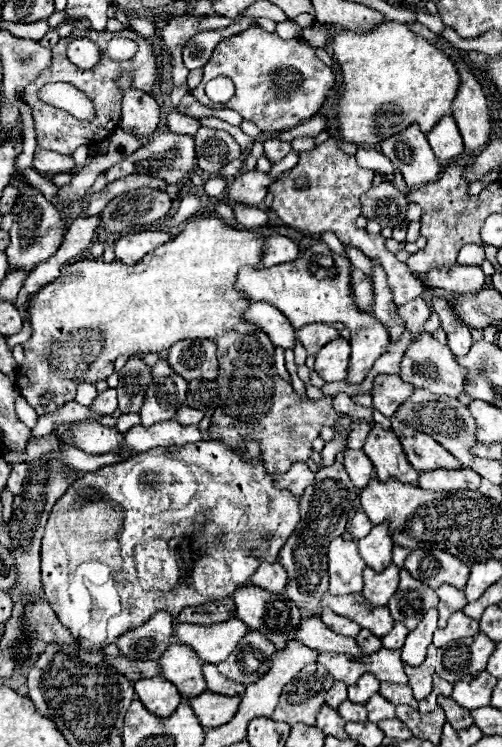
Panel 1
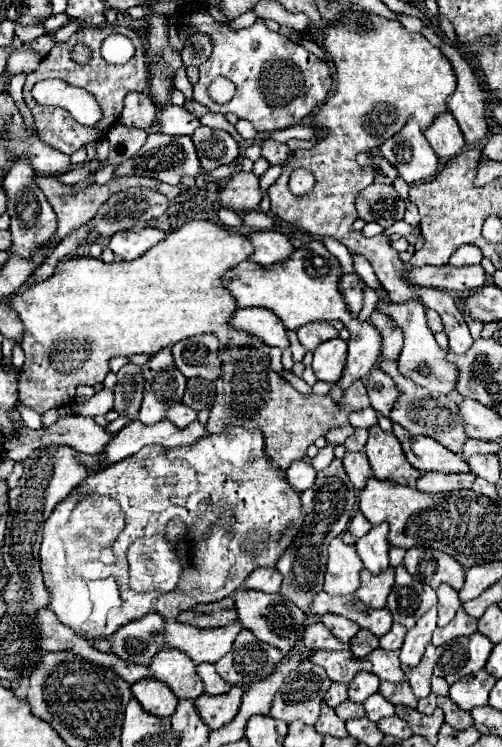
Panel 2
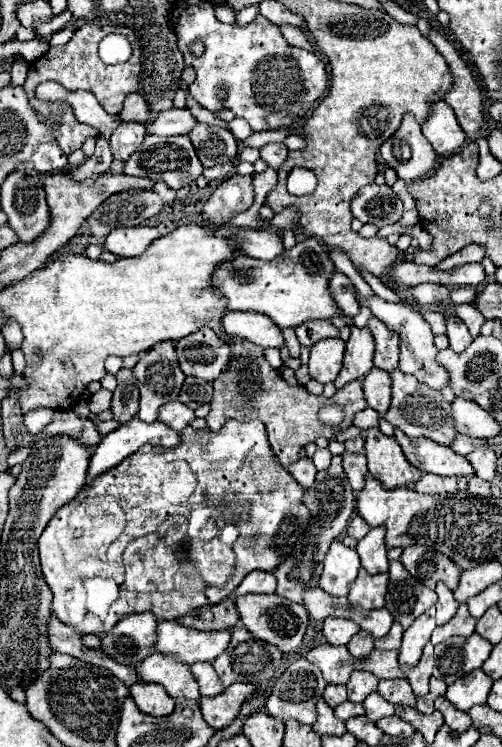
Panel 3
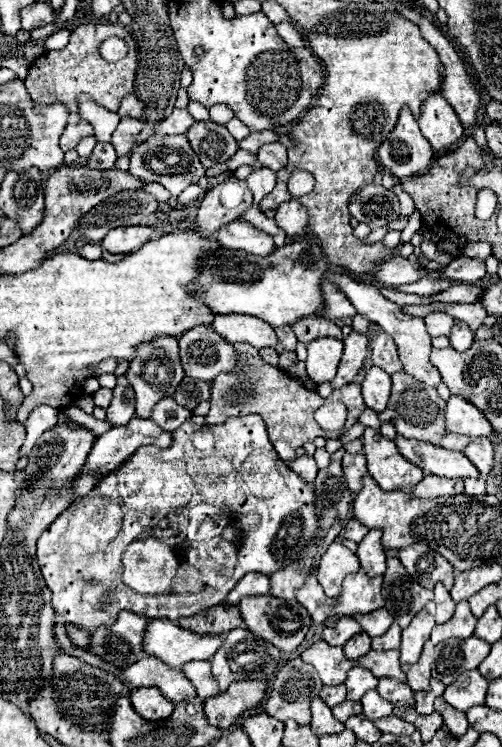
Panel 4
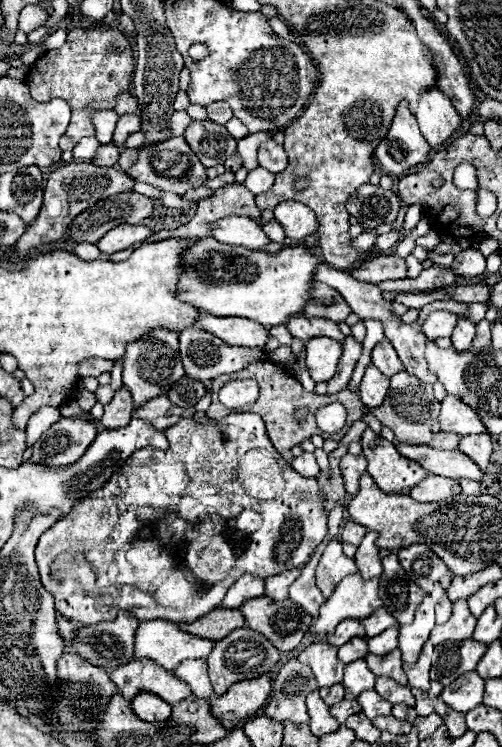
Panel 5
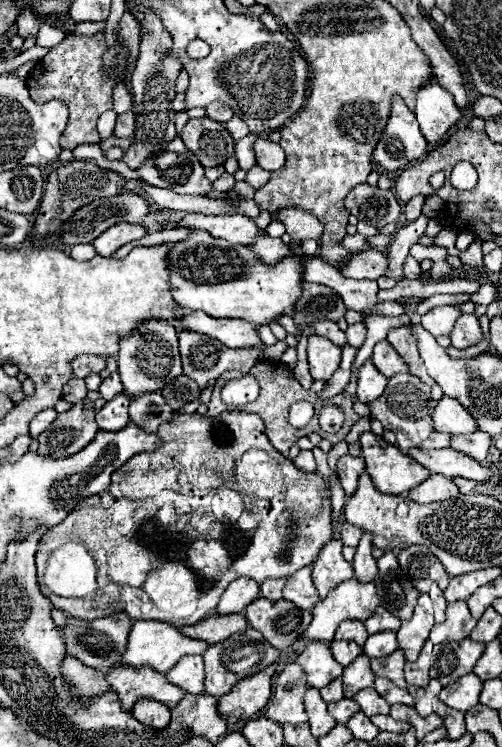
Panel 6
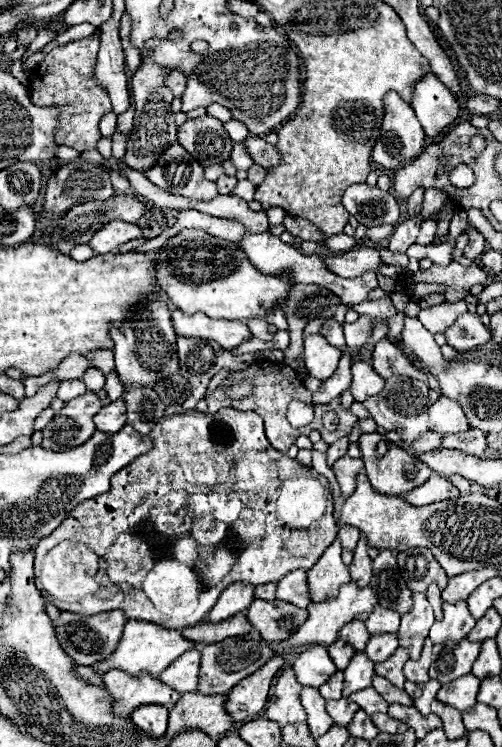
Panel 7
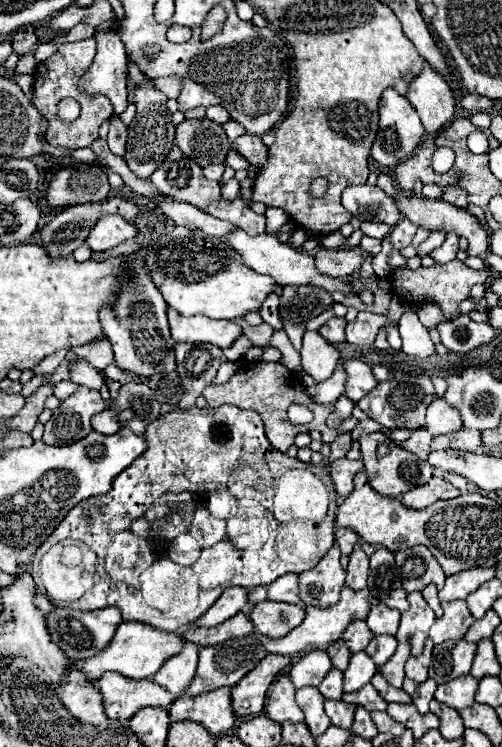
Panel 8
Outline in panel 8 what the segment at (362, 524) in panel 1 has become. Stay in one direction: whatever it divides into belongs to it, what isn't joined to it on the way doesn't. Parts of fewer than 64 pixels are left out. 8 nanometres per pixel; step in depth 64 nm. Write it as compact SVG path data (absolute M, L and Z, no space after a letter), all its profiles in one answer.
M338 528L336 530L336 542L340 544L340 550L342 550L344 556L350 556L352 554L352 548L358 542L358 538L360 536L354 530L350 530L350 528Z

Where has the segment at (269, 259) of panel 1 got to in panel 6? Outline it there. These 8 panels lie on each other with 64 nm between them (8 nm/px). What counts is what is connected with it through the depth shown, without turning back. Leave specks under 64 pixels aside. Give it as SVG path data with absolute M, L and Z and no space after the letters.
M188 214L180 226L206 230L214 238L228 240L230 244L242 244L252 246L264 232L256 226L252 218L244 218L242 214L220 214L220 216L204 216L204 214Z

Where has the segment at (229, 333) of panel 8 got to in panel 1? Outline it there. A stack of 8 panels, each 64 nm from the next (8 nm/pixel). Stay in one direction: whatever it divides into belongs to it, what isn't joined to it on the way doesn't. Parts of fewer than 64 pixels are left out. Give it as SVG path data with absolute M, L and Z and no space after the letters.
M254 302L244 316L248 322L260 326L278 348L286 350L296 346L296 330L292 328L290 320L284 318L280 310L276 310L276 306L270 306L268 302Z

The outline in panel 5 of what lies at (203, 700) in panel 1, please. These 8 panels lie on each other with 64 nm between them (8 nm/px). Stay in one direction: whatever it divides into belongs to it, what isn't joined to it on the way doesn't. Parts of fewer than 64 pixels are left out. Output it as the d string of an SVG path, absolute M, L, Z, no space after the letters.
M270 676L254 678L252 682L236 682L220 698L210 698L210 714L228 730L232 730L242 718L252 716L270 694Z

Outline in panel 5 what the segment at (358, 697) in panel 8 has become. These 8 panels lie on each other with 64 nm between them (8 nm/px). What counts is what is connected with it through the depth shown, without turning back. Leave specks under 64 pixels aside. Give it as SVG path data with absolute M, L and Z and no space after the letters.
M366 690L364 694L360 694L358 702L362 704L362 712L374 720L376 716L390 716L390 710L392 710L392 704L390 702L384 702L384 698L380 698L376 694L376 690Z

